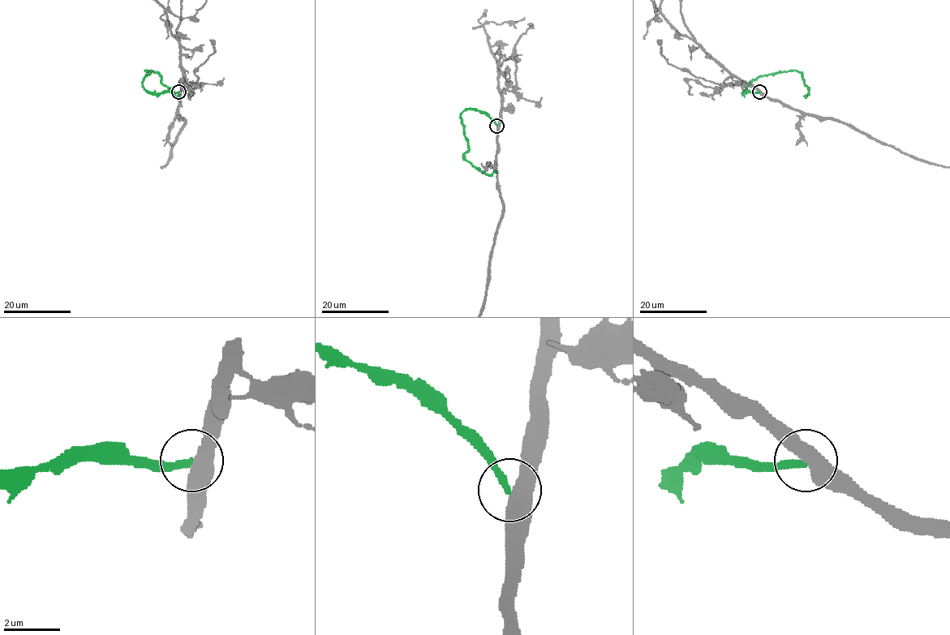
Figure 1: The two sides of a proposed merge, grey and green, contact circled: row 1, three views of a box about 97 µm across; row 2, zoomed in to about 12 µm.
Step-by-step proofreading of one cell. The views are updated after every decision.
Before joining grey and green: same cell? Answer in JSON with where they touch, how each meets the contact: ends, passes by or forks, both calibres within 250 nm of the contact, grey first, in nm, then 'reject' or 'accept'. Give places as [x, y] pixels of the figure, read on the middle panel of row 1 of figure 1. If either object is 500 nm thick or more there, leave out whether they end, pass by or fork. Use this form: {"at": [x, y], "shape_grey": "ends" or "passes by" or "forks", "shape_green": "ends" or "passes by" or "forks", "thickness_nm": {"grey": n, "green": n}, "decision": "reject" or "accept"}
{"at": [496, 126], "thickness_nm": {"grey": 500, "green": 240}, "decision": "reject"}

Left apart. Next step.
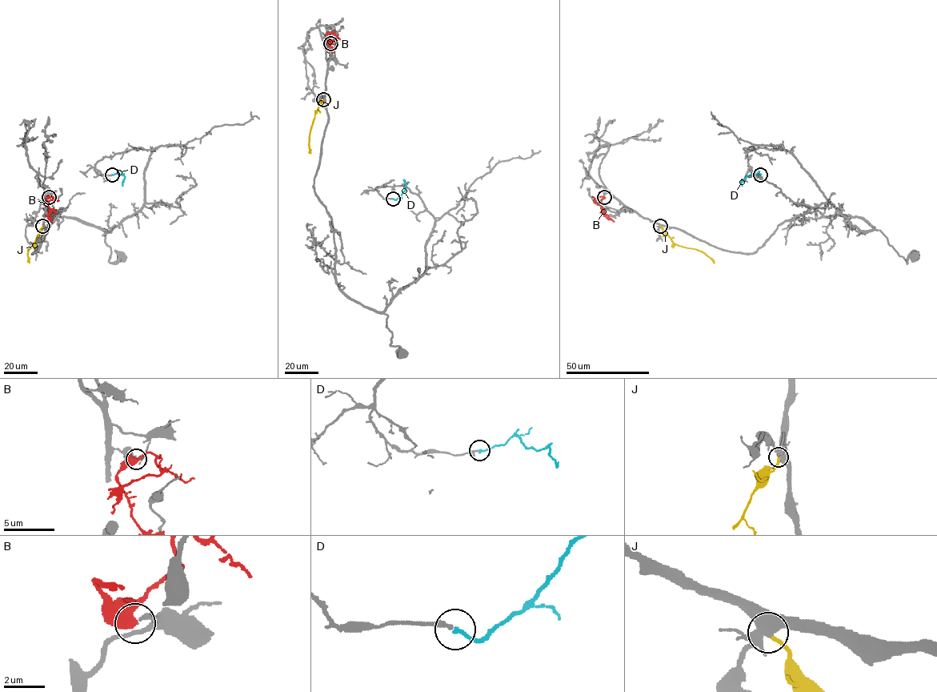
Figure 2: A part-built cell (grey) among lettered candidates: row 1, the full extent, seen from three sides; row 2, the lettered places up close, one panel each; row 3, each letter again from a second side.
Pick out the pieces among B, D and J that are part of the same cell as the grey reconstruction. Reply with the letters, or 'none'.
D

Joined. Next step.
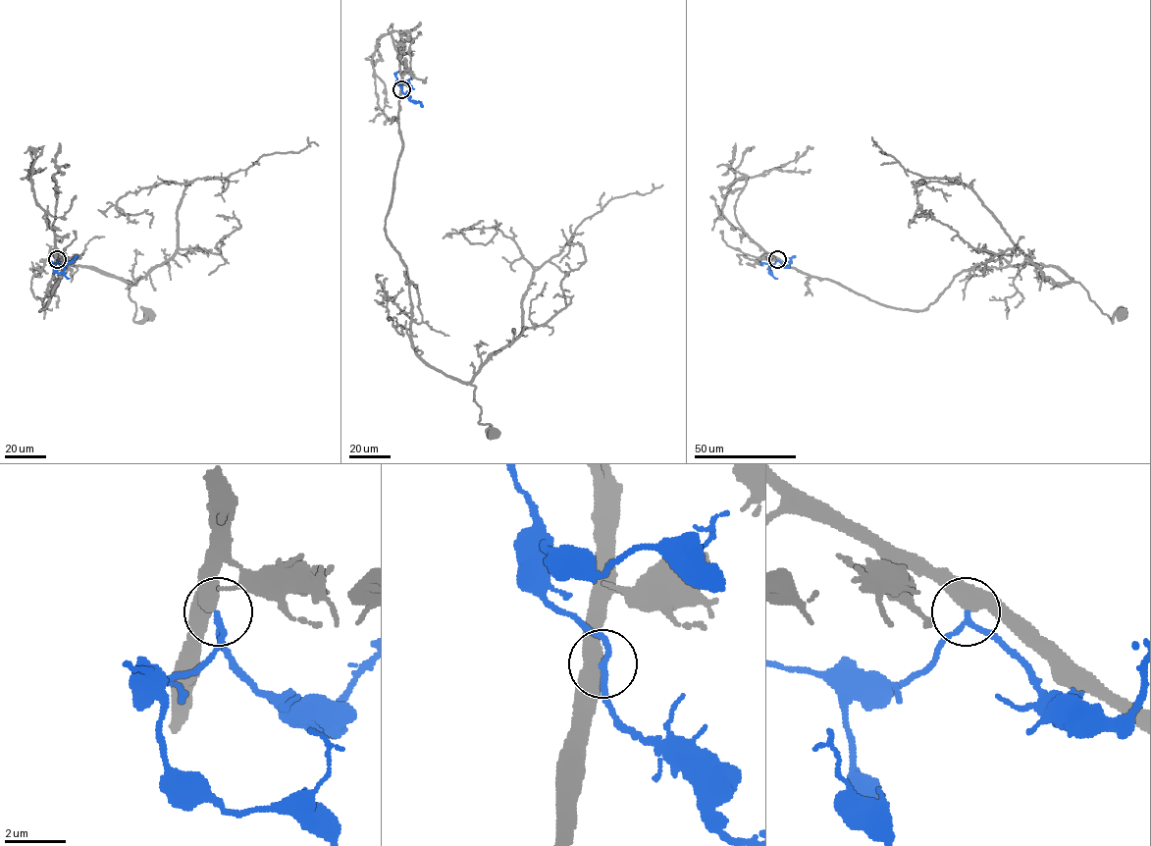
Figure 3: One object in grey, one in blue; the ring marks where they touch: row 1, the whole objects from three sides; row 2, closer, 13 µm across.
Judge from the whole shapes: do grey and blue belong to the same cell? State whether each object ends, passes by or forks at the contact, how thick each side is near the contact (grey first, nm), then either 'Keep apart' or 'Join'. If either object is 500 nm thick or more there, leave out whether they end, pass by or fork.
At the ring grey passes by. At the ring blue passes by. Thickness 480 nm (grey) against 160 nm. Join

